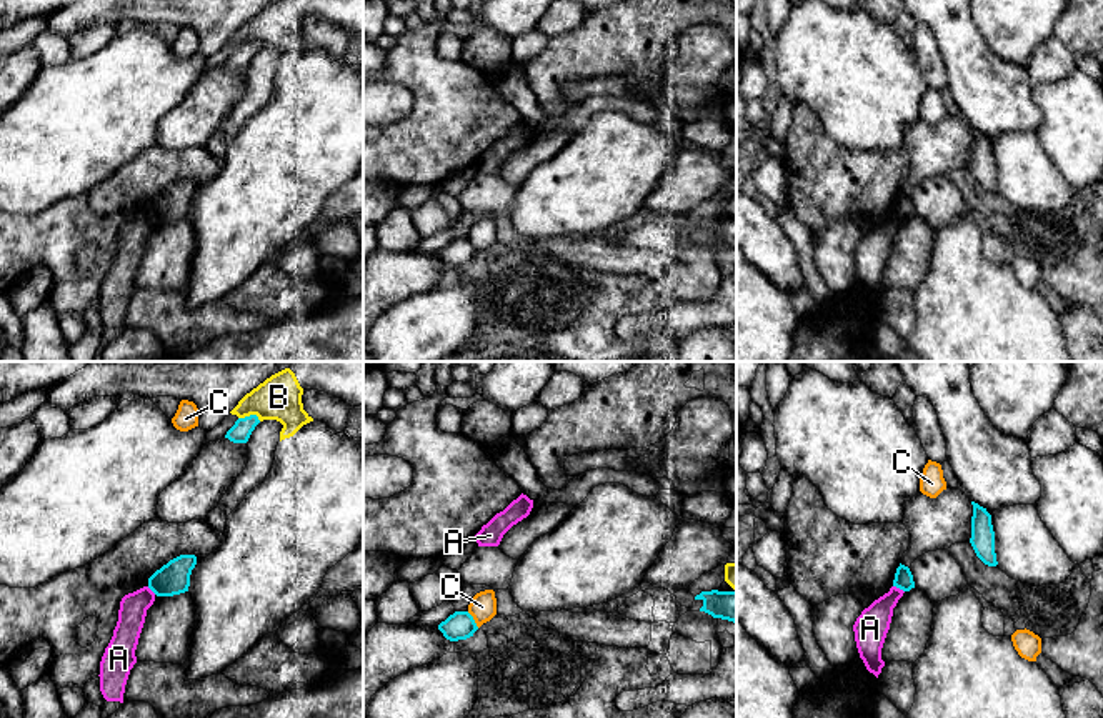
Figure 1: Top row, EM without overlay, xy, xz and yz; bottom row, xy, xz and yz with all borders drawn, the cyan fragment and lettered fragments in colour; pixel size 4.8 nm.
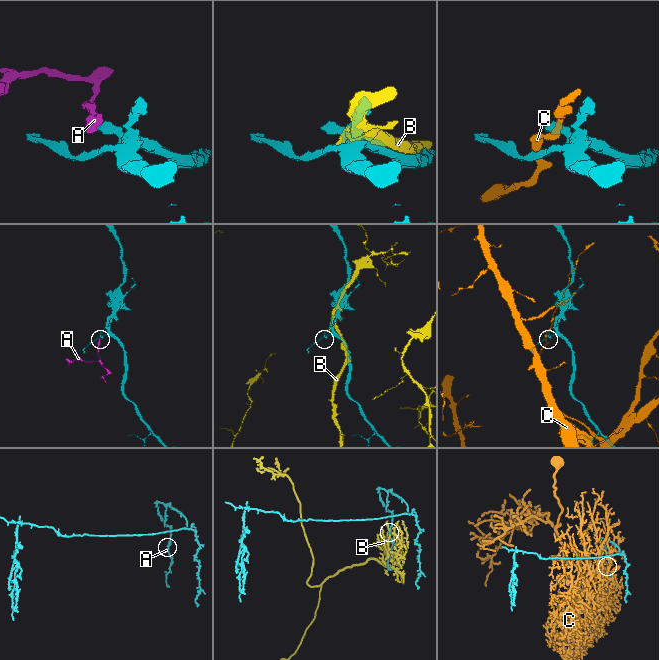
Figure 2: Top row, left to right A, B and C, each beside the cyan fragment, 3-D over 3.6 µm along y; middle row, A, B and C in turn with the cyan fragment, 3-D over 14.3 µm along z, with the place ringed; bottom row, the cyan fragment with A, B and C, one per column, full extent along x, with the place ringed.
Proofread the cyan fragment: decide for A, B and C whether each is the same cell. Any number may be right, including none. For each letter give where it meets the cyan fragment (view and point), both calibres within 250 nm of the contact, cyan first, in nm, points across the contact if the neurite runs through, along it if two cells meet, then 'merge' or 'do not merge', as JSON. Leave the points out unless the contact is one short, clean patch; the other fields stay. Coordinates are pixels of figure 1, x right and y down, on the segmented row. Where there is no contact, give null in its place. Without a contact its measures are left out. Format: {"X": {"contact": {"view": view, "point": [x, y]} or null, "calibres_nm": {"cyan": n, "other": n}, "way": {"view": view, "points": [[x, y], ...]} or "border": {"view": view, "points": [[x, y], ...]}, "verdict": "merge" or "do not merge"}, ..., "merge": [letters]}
{"A": {"contact": {"view": "yz", "point": [898, 587]}, "calibres_nm": {"cyan": 90, "other": 160}, "border": {"view": "yz", "points": [[893, 585], [903, 592]]}, "verdict": "do not merge"}, "B": {"contact": {"view": "xy", "point": [250, 415]}, "calibres_nm": {"cyan": 100, "other": 220}, "verdict": "do not merge"}, "C": {"contact": {"view": "xz", "point": [474, 620]}, "calibres_nm": {"cyan": 140, "other": 130}, "border": {"view": "xz", "points": [[467, 612], [479, 627]]}, "verdict": "do not merge"}, "merge": []}

